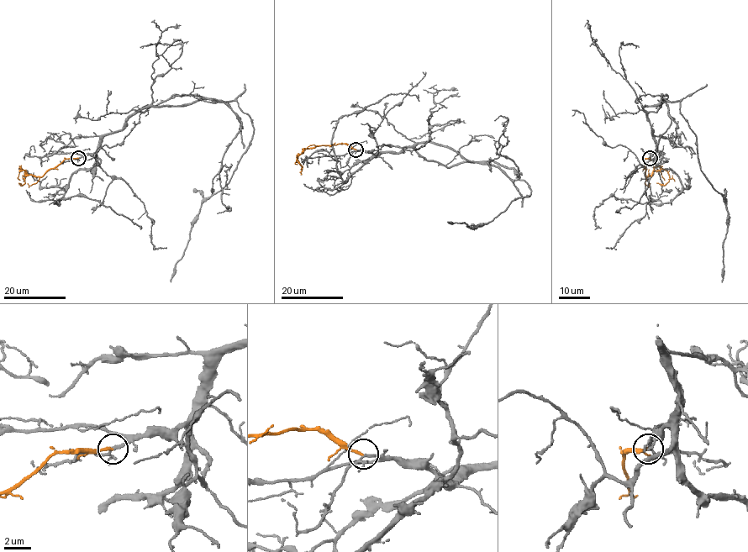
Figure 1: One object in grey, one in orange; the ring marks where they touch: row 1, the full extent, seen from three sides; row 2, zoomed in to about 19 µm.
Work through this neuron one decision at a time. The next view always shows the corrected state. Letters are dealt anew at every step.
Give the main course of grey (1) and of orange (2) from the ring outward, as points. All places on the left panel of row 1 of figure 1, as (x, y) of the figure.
1: (78, 158), (150, 107), (215, 98), (236, 101), (250, 118), (250, 144), (229, 181), (202, 204), (171, 281)
2: (78, 158), (65, 159), (42, 176), (26, 175), (20, 170), (23, 169), (24, 181), (22, 186), (18, 182)

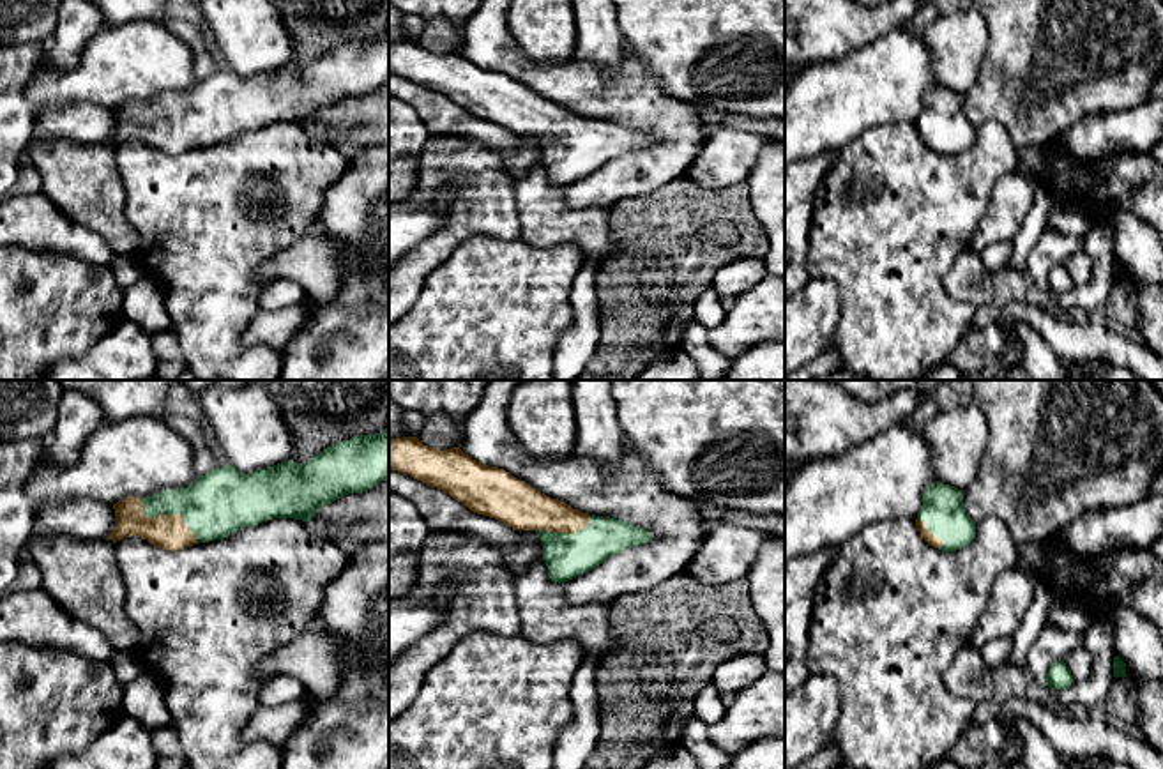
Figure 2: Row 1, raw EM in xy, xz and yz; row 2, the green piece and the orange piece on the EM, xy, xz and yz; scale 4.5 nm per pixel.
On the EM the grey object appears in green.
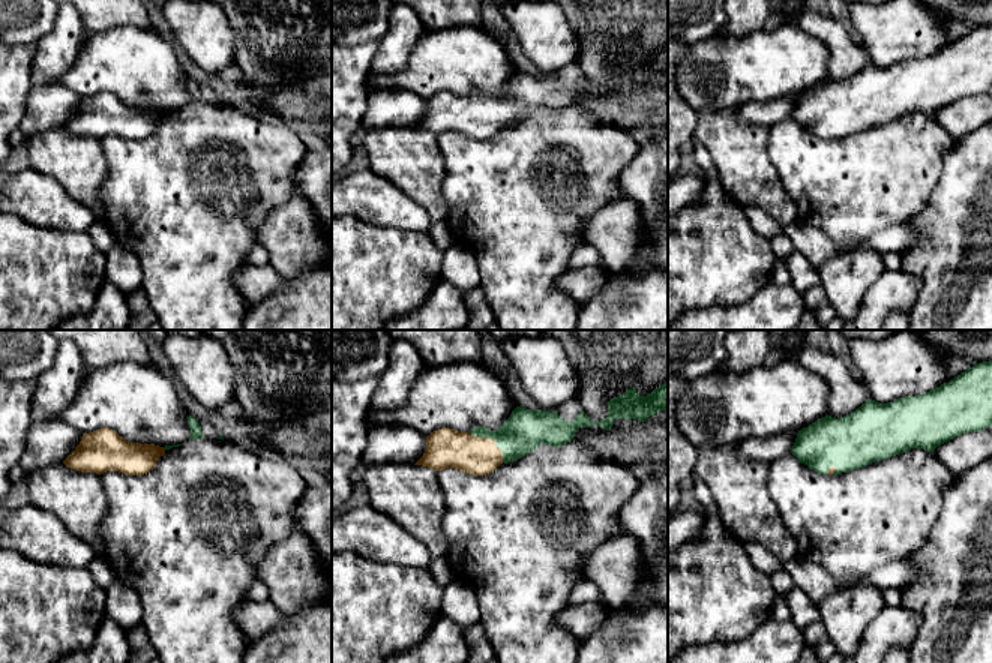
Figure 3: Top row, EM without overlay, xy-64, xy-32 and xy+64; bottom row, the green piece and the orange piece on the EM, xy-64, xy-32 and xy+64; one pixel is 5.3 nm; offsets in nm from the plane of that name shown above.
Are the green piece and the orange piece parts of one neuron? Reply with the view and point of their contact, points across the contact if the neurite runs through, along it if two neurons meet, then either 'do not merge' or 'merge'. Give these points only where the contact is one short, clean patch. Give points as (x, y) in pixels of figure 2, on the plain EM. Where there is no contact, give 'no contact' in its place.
meets green in xy at (168, 117); runs through xy (216, 108), (200, 117), (168, 117), (170, 137); merge

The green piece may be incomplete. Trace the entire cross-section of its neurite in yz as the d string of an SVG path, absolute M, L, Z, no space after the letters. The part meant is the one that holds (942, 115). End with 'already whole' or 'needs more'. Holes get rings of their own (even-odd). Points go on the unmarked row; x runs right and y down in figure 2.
M940 85L926 90L916 131L930 150L942 156L962 154L976 140L976 126L963 113L962 94Z; needs more

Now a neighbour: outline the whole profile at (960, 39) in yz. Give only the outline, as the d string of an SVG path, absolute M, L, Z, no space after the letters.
M976 9L942 14L924 28L935 53L935 85L963 94L977 76L986 49L986 23Z

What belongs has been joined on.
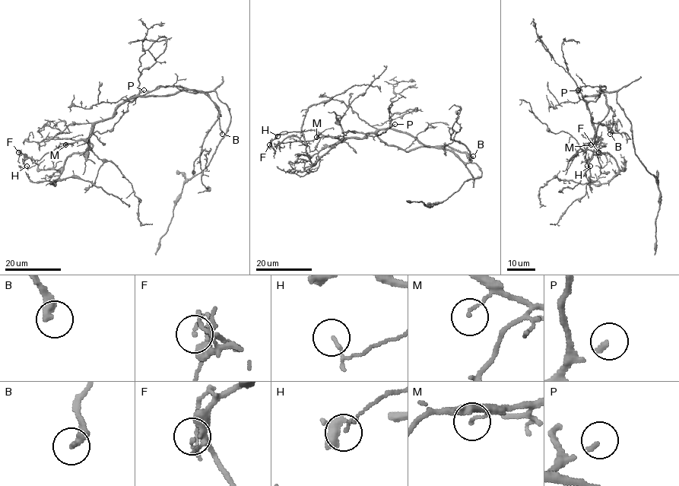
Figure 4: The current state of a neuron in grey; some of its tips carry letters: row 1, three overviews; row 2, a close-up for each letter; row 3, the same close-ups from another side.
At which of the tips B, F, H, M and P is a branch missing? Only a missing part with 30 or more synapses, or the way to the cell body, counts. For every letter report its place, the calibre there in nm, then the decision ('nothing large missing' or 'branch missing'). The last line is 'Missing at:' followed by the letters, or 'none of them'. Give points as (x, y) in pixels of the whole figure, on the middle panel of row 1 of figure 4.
B: place (473, 156); calibre 340 nm; branch missing
F: place (269, 144); calibre 70 nm; nothing large missing
H: place (277, 136); calibre 80 nm; nothing large missing
M: place (316, 137); calibre 90 nm; nothing large missing
P: place (395, 124); calibre 150 nm; branch missing
Missing at: B, P

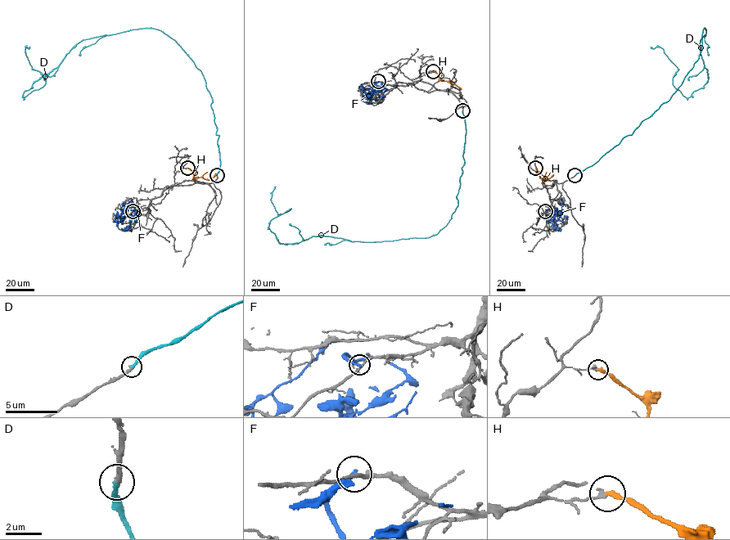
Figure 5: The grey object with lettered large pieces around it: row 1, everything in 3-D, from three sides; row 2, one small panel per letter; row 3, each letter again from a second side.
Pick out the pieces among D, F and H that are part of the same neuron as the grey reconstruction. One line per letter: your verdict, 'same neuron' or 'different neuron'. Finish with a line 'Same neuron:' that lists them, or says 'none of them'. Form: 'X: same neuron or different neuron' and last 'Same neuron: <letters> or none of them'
D: same neuron
F: different neuron
H: different neuron
Same neuron: D

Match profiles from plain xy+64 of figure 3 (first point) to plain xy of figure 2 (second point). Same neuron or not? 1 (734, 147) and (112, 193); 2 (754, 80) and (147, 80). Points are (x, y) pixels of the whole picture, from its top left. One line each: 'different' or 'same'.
1: same
2: same

